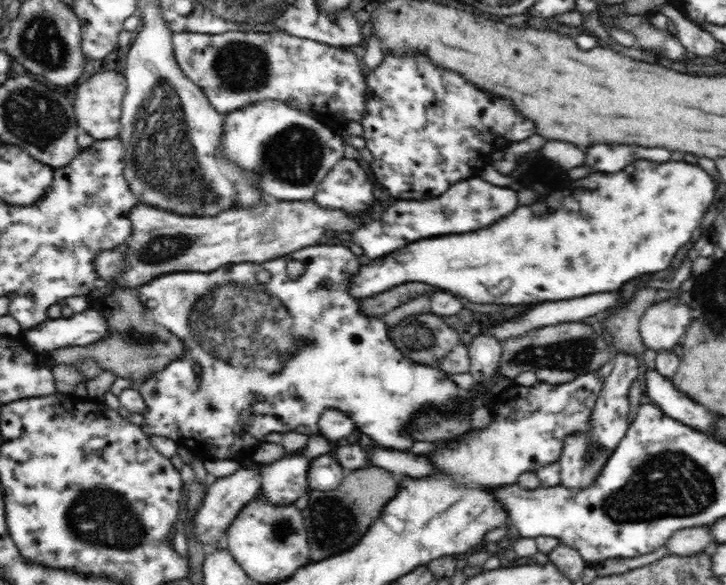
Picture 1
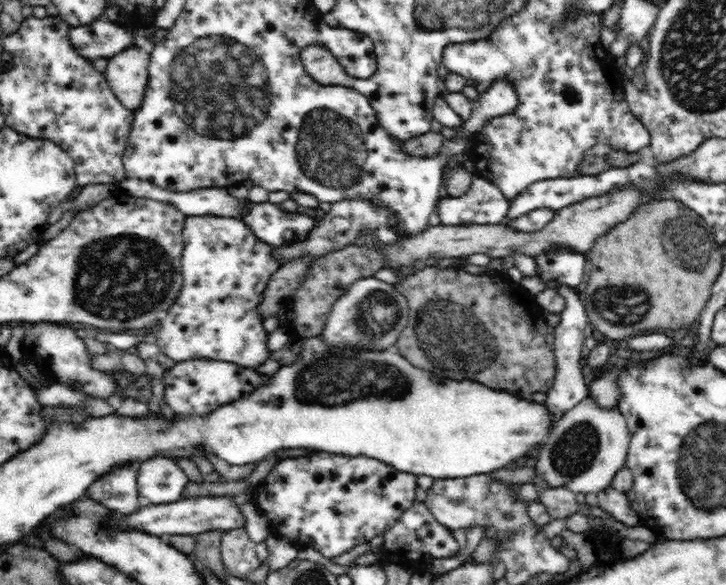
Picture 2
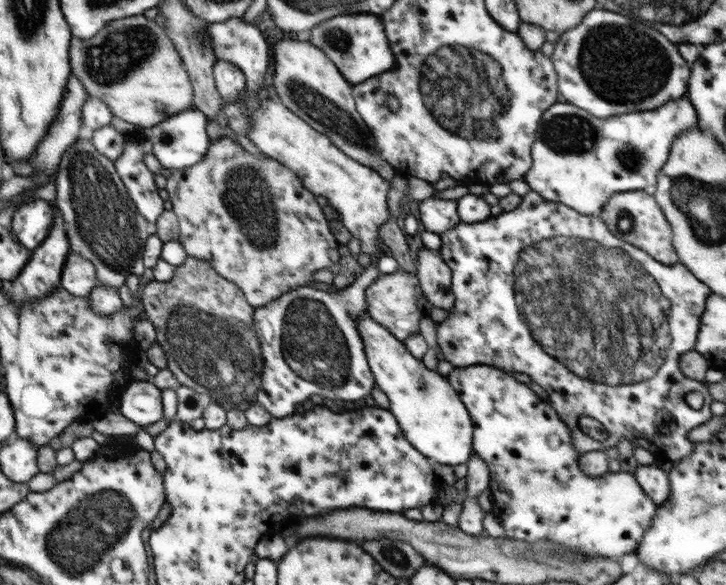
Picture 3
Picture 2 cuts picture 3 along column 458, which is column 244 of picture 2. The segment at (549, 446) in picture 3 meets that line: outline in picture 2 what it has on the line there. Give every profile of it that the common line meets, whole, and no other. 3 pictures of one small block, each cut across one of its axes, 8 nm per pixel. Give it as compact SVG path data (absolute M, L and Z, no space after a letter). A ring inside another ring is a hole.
M198 358L177 362L174 367L166 369L163 377L164 396L169 410L177 416L206 416L216 408L230 404L252 390L266 386L270 377L258 373L255 369L223 360Z

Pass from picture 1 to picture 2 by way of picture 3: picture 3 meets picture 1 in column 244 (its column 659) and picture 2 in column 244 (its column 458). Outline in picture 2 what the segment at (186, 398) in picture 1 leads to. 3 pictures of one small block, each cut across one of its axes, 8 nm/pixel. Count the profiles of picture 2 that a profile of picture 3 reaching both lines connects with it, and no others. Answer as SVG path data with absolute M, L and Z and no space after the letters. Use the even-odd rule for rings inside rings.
M196 216L186 217L185 226L183 230L183 254L181 258L181 267L183 274L183 285L180 289L179 295L176 297L174 304L169 308L167 312L163 314L160 319L160 328L151 332L151 336L154 336L156 340L155 344L159 346L160 354L162 356L168 356L176 362L182 362L184 360L192 360L198 358L208 358L210 360L223 360L239 364L246 368L256 368L260 364L264 364L269 359L271 350L268 349L268 334L269 332L263 328L263 318L259 314L258 304L262 302L262 294L264 294L264 288L268 286L268 280L270 276L274 274L280 268L280 261L273 256L273 247L259 240L252 229L248 227L243 220L237 220L236 218L226 218L218 216Z

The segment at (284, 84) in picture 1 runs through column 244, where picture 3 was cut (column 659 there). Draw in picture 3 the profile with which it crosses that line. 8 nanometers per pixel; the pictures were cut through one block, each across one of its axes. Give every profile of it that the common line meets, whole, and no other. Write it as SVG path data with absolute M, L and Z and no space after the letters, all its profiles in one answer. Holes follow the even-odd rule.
M606 9L592 10L582 24L565 30L551 55L559 94L596 118L658 108L688 95L691 65L660 31Z

